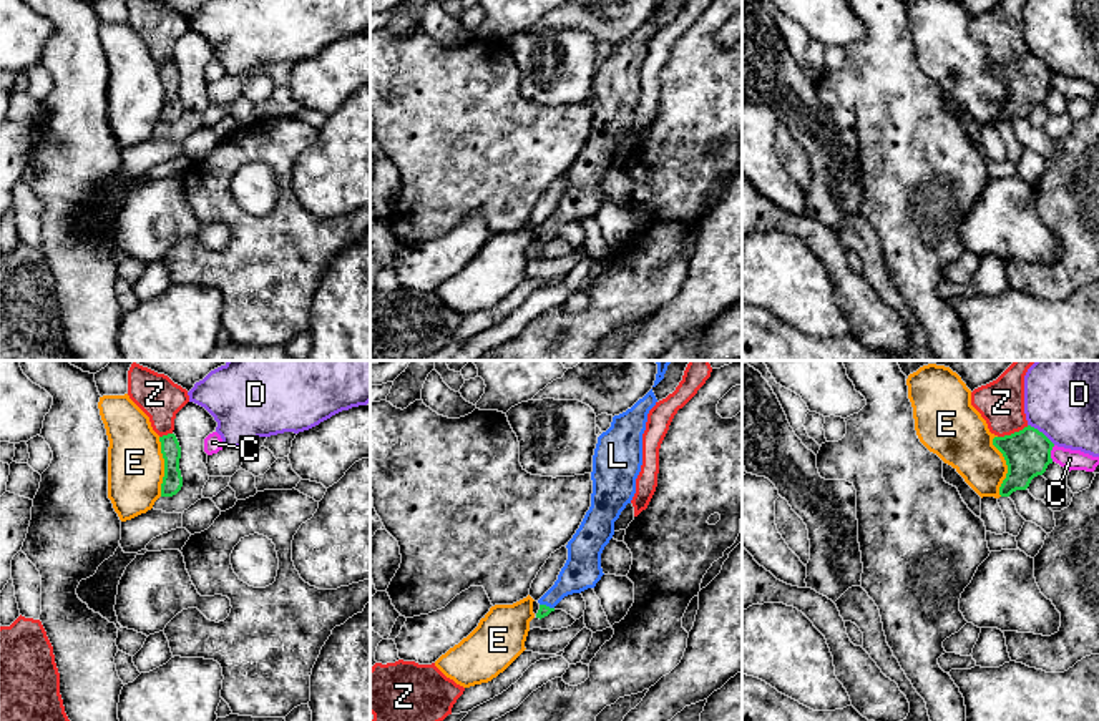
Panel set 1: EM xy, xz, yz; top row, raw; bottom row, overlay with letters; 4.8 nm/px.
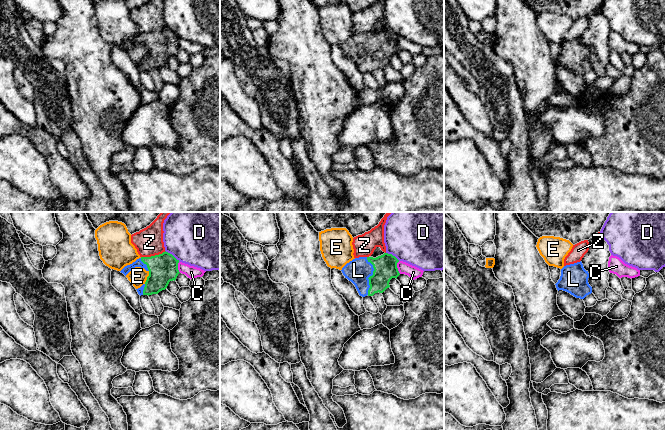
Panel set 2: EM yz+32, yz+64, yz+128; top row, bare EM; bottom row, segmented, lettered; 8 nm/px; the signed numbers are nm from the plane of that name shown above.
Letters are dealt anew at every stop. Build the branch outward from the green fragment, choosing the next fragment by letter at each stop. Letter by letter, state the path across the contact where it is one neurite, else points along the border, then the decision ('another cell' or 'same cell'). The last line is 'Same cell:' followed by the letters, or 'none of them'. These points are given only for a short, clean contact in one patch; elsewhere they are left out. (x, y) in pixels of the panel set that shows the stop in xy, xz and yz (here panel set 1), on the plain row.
C: another cell
D: another cell
E: along yz (995, 63), (993, 73), (1006, 93), (1000, 123) | another cell
L: across xz (543, 238), (545, 233), (581, 198) | same cell
Z: another cell
Same cell: L

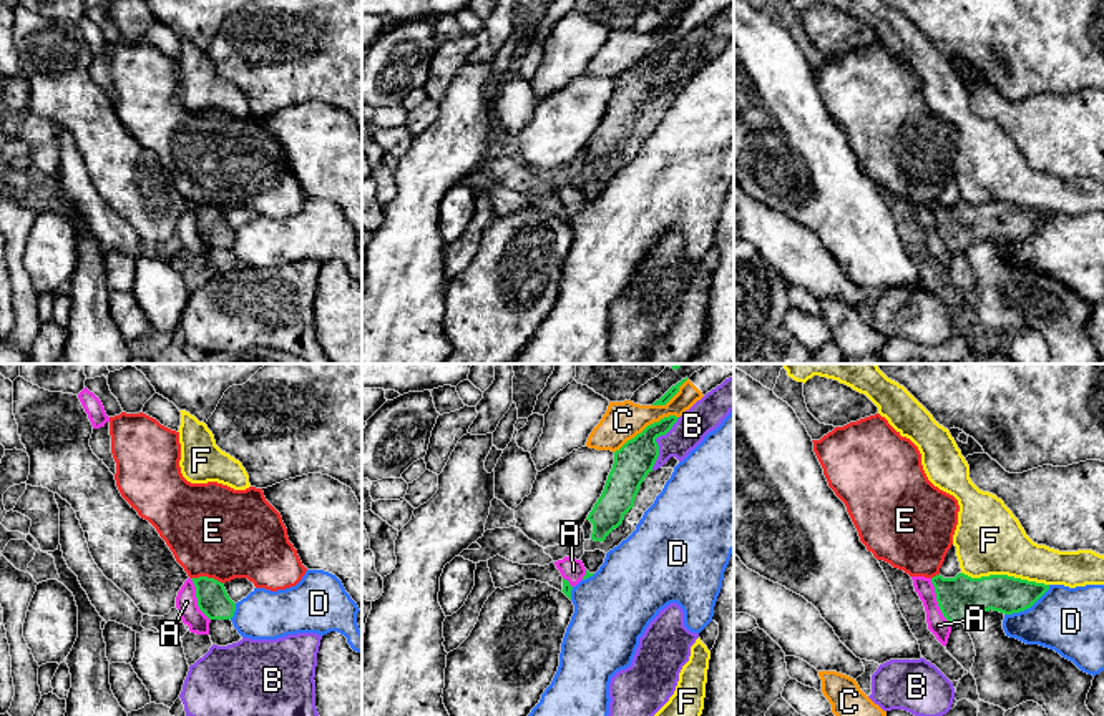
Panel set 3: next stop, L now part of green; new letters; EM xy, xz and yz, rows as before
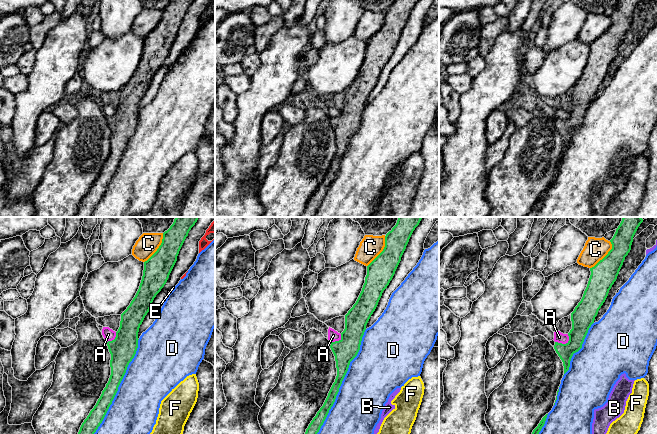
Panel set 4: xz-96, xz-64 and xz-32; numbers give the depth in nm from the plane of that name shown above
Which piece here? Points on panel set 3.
A: along yz (930, 206), (937, 233), (950, 251) | another cell
B: another cell
C: another cell
D: another cell
E: another cell
F: another cell
Same cell: none of them

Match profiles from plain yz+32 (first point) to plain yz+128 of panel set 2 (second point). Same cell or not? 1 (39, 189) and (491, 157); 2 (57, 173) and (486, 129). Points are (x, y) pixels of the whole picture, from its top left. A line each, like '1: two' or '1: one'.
1: two
2: two

